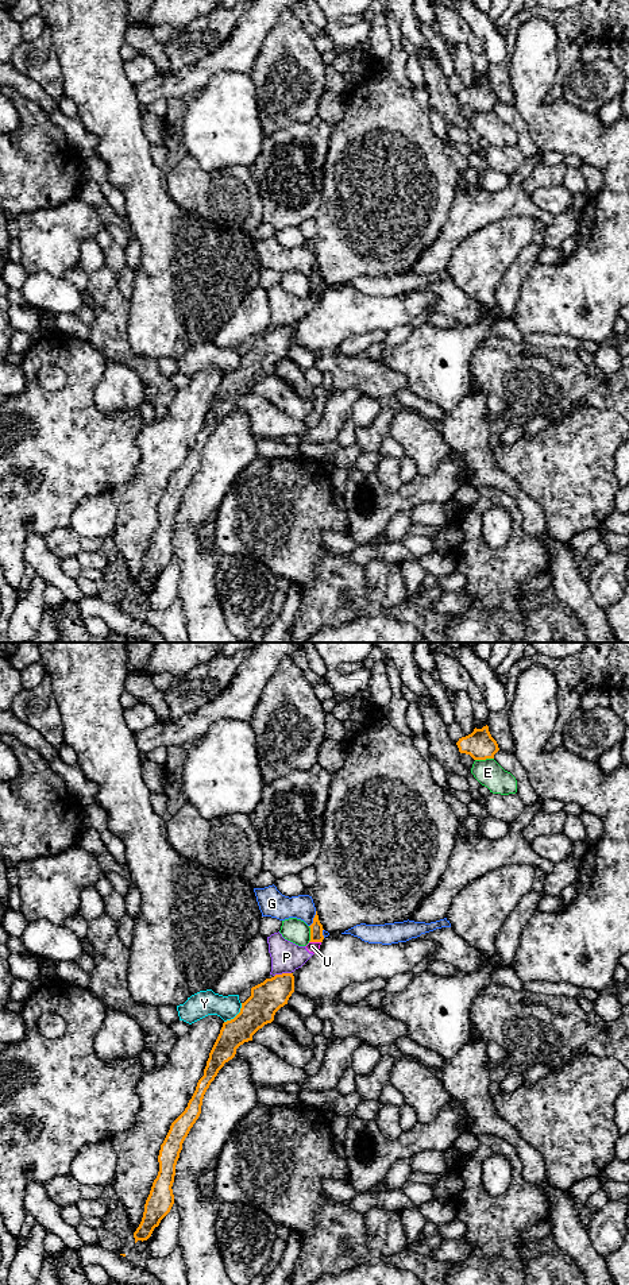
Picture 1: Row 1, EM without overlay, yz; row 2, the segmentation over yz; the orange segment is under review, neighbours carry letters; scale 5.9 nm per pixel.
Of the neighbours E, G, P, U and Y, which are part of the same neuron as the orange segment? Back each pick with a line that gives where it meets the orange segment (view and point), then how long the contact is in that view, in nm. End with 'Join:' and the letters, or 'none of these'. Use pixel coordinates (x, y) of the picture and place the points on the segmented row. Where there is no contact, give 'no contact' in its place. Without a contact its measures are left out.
Join: none of these

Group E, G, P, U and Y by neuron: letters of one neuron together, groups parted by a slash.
E / G / P U / Y

